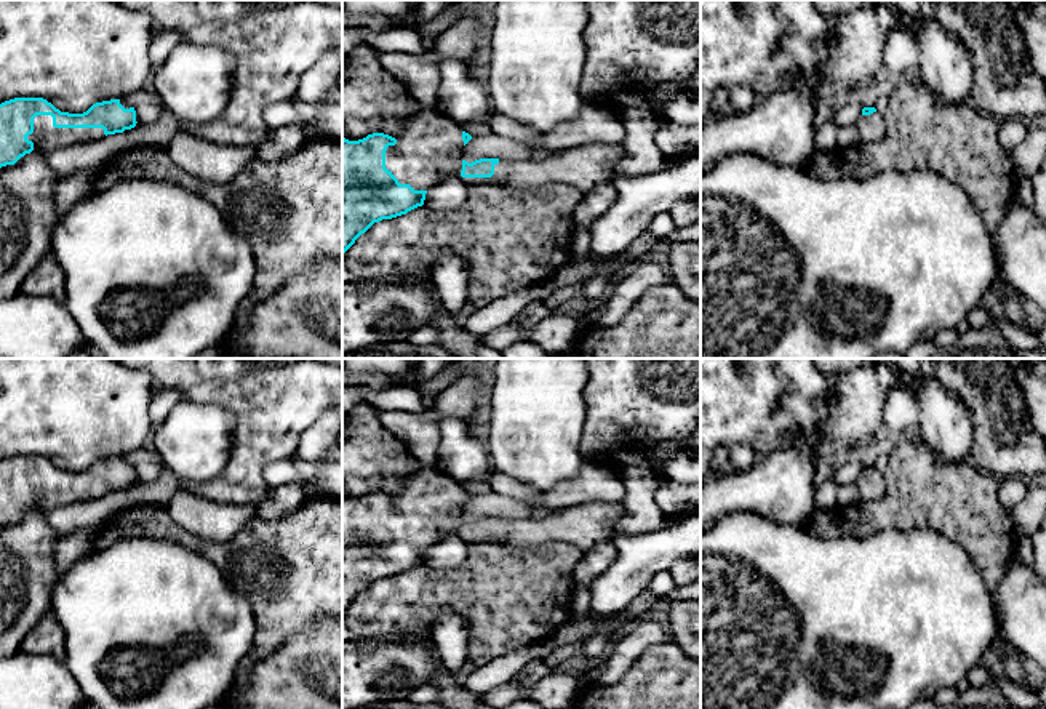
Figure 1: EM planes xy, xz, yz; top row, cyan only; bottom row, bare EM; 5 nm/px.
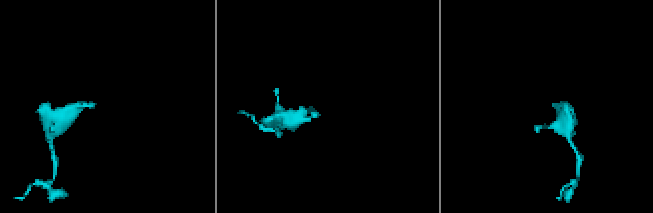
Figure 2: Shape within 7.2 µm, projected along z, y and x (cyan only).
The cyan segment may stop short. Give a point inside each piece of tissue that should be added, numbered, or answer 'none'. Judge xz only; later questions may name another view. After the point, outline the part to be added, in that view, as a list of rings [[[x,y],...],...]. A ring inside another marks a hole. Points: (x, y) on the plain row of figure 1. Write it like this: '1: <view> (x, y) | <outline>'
1: xz (429, 508) | [[[437,466],[422,467],[405,482],[397,503],[387,506],[385,527],[400,543],[409,543],[414,549],[430,549],[446,536],[459,536],[469,546],[478,543],[504,543],[518,547],[568,543],[584,552],[603,541],[609,541],[613,533],[617,531],[619,520],[624,517],[622,503],[589,501],[560,509],[545,519],[499,519],[499,522],[494,523],[494,533],[491,536],[462,536],[462,490],[459,480],[446,475]]]

